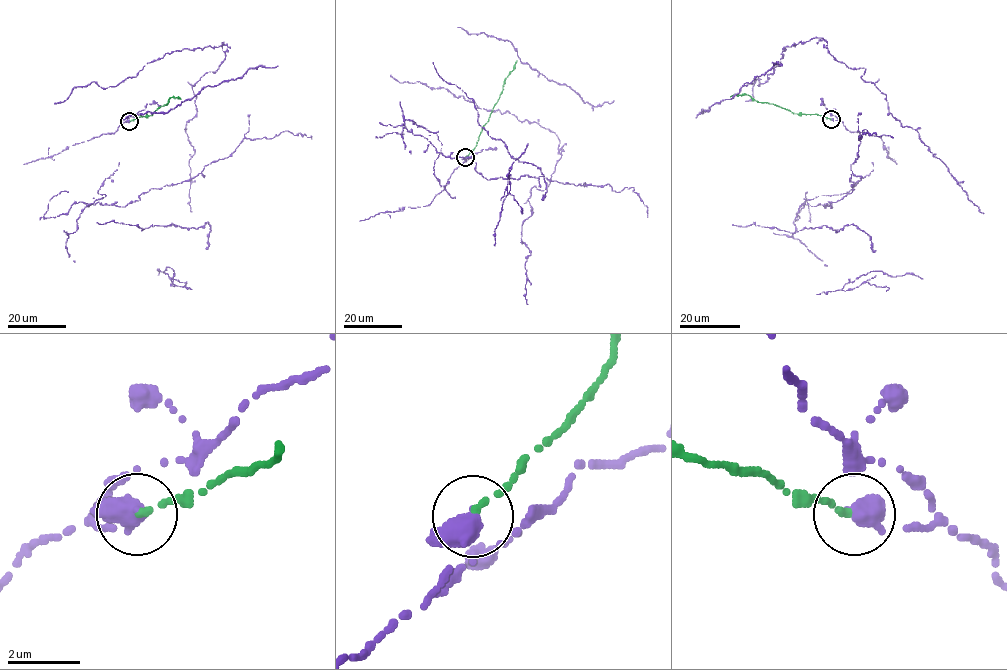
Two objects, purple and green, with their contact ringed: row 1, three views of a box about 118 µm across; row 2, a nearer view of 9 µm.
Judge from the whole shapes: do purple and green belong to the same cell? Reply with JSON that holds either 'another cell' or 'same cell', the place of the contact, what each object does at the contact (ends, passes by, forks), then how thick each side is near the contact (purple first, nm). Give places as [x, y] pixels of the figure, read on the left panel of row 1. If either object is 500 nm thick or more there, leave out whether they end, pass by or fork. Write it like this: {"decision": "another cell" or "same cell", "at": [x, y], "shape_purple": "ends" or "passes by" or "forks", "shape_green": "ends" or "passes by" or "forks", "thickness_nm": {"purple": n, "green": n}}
{"decision": "another cell", "at": [129, 121], "thickness_nm": {"purple": 550, "green": 170}}

